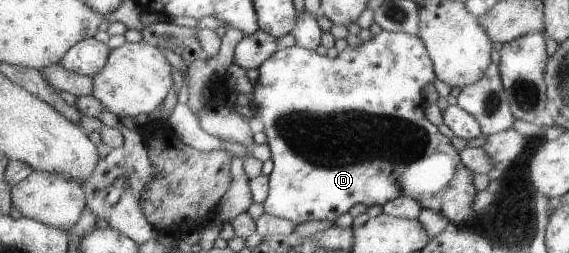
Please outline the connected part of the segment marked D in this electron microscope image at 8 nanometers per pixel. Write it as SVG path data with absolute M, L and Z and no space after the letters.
M382 30L380 34L372 37L360 46L347 46L337 58L331 58L328 54L320 56L318 52L306 50L295 45L286 50L279 50L270 56L259 69L259 77L254 85L253 97L256 104L256 118L262 122L263 132L268 138L267 144L272 150L273 171L270 174L270 196L264 202L264 212L270 216L292 220L297 224L309 220L330 220L333 222L356 204L366 205L367 208L381 205L384 207L388 202L401 198L403 195L417 199L424 209L435 211L449 222L464 226L472 216L472 204L478 194L475 185L475 174L462 162L460 152L454 150L450 138L446 138L436 124L432 124L426 118L427 102L424 100L424 86L433 83L437 79L433 59L426 49L422 38L409 33L394 33Z

